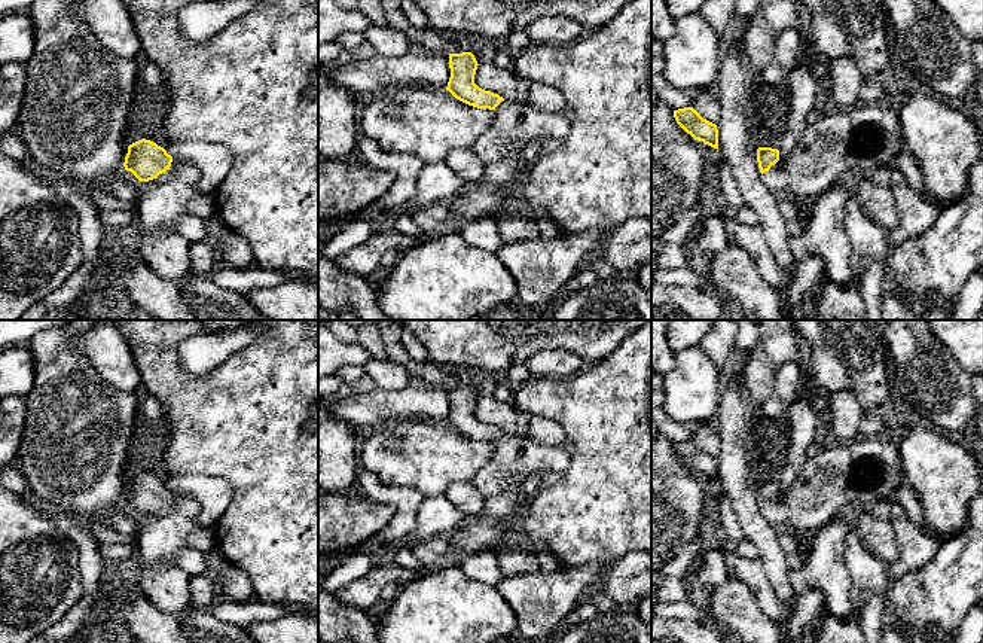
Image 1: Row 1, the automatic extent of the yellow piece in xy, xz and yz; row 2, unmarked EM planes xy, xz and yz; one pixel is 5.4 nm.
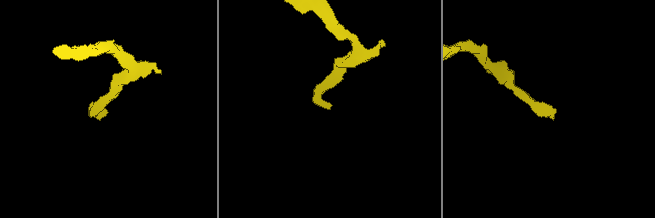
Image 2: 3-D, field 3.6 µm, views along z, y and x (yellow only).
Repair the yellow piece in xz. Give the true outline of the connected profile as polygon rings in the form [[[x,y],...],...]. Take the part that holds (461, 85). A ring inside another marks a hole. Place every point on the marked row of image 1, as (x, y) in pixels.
[[[471,52],[449,54],[451,77],[446,91],[468,106],[495,113],[491,127],[471,147],[483,162],[483,176],[479,182],[465,183],[464,191],[449,201],[449,207],[454,222],[498,223],[526,210],[519,192],[500,193],[522,170],[520,152],[541,137],[564,140],[570,119],[528,103],[506,101],[479,88],[474,83],[477,65]]]

